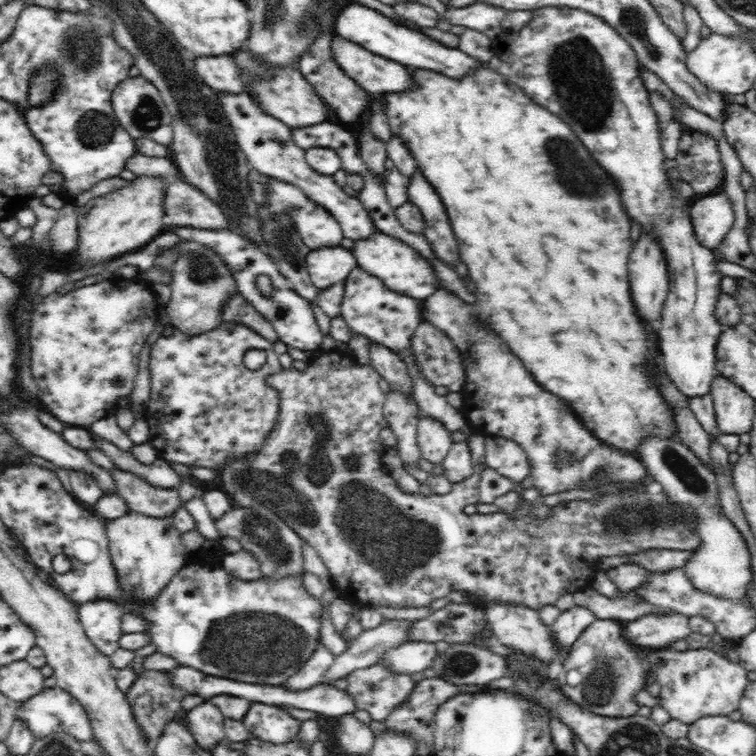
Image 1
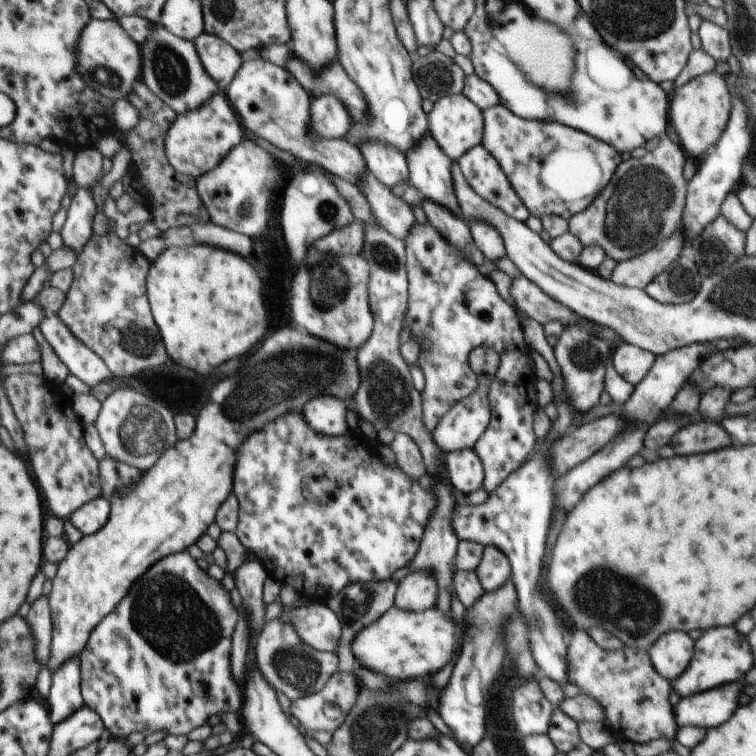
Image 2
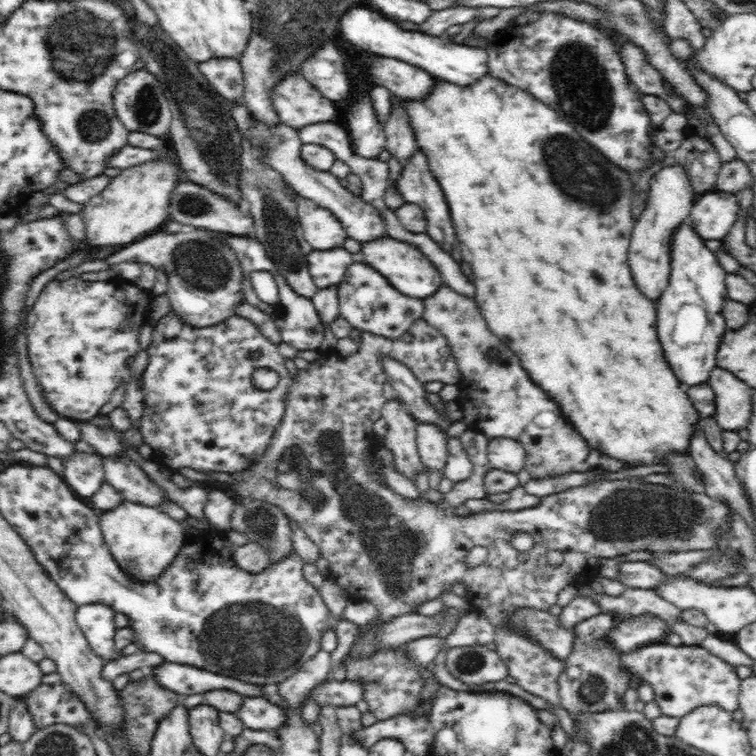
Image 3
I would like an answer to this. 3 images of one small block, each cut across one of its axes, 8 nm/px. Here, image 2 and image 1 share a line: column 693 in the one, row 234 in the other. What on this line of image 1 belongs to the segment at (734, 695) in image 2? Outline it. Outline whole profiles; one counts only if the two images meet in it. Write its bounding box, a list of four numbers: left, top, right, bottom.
[688,192,735,250]

